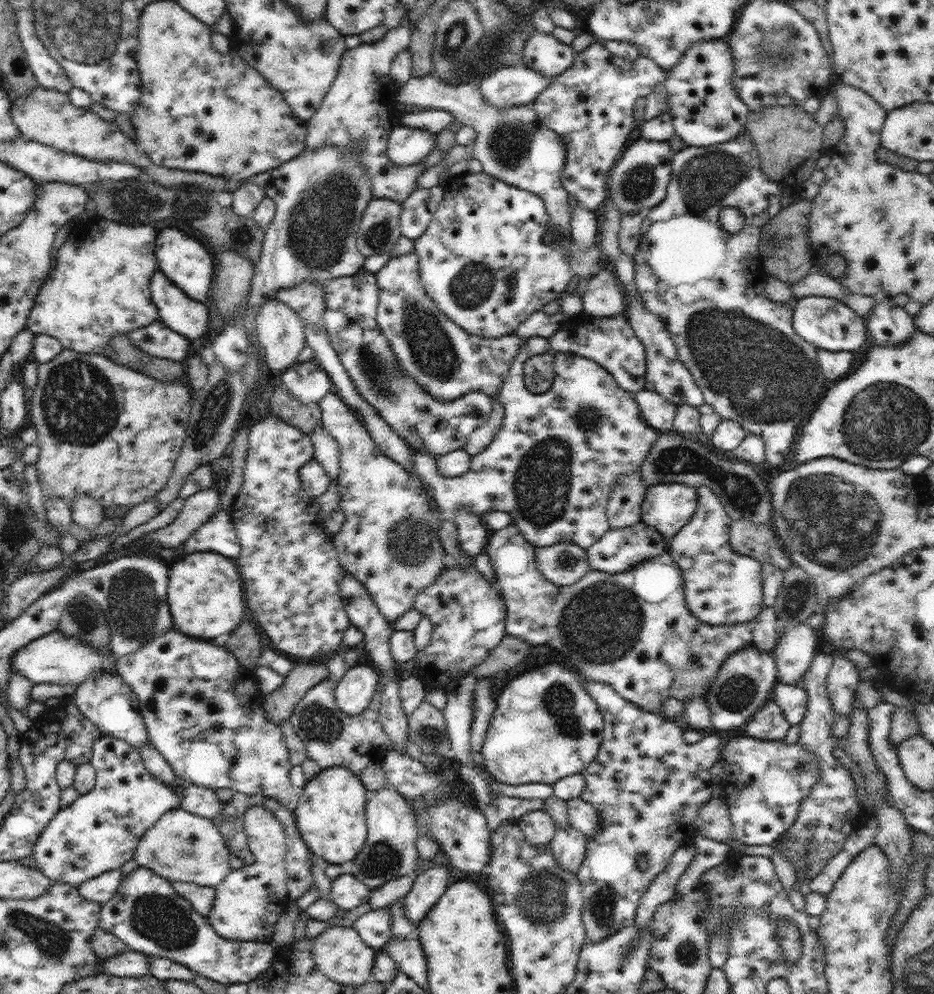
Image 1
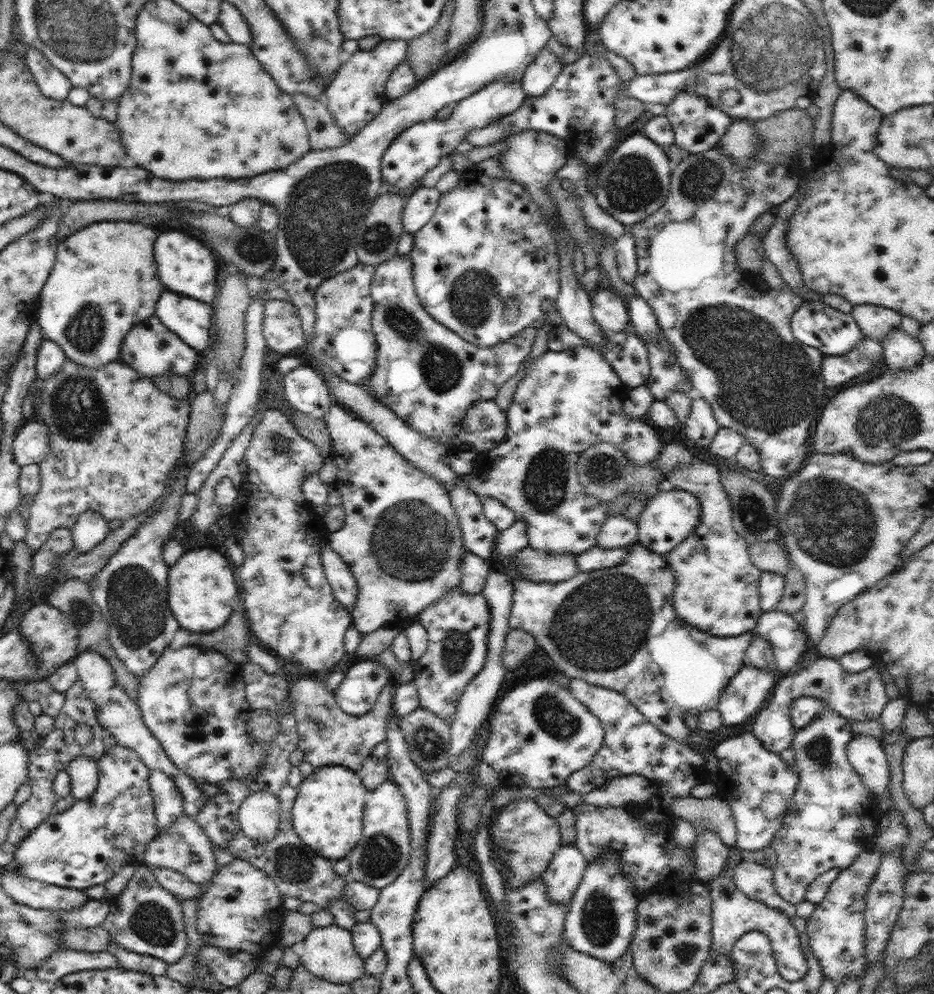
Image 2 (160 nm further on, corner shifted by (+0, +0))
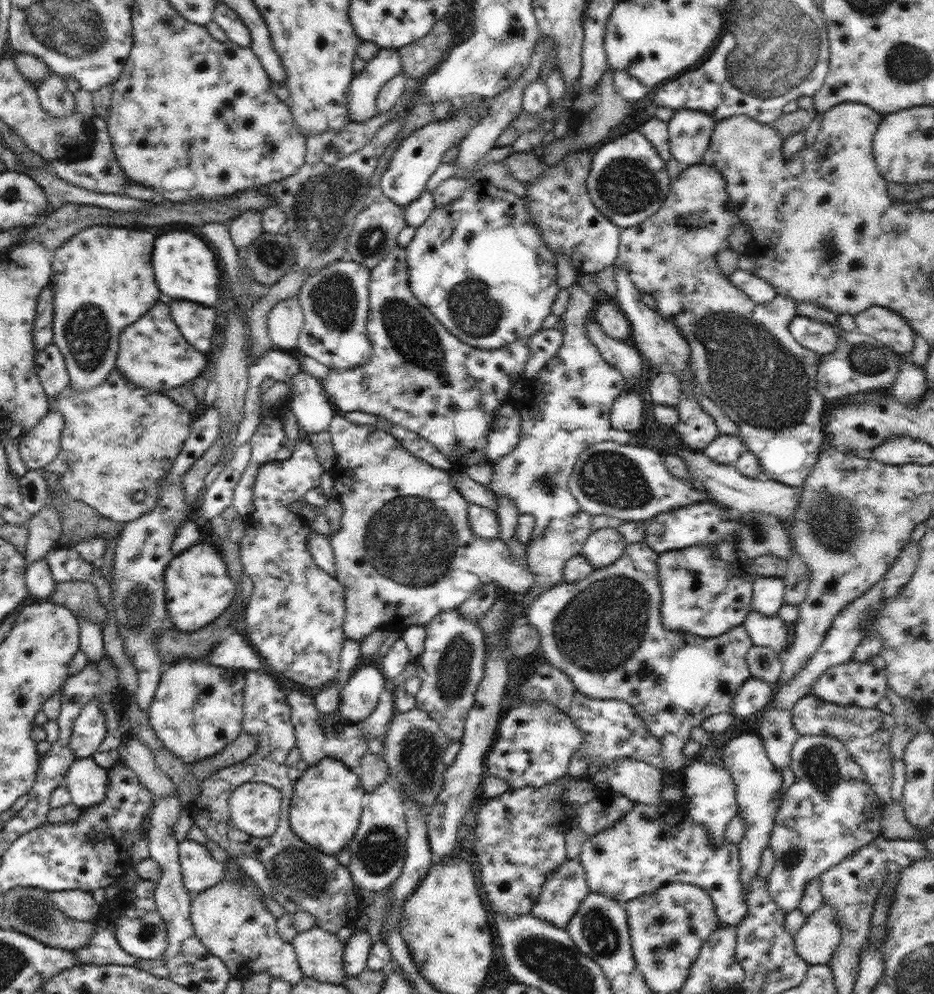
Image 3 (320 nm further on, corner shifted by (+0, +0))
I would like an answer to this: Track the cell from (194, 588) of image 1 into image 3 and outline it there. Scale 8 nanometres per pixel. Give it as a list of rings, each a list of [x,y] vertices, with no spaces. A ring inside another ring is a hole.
[[[200,543],[190,546],[180,556],[170,558],[164,574],[166,580],[165,601],[167,604],[167,613],[170,616],[169,622],[181,631],[194,632],[214,622],[230,606],[230,602],[234,598],[234,590],[236,590],[234,580],[228,576],[228,570],[226,570],[226,564],[222,560],[220,549],[214,548],[214,546]]]

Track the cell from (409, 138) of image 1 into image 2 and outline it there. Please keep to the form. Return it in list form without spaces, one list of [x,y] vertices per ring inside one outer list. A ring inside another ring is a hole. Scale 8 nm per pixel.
[[[513,78],[494,80],[492,84],[487,84],[482,90],[453,105],[455,110],[448,119],[439,121],[434,118],[409,126],[392,141],[383,154],[381,160],[383,180],[403,190],[417,186],[432,169],[440,164],[442,158],[456,151],[461,142],[467,138],[469,130],[484,128],[507,114],[512,114],[525,98],[521,80],[513,80]]]

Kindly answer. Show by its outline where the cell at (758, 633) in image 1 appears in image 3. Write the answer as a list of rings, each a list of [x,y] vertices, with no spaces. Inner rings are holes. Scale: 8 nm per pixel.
[[[753,644],[747,652],[745,661],[752,677],[772,684],[778,682],[782,665],[778,653],[773,648]]]

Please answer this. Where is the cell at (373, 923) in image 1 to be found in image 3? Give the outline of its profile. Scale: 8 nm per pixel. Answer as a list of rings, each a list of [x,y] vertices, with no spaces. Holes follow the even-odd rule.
[[[356,930],[345,942],[344,969],[345,976],[358,976],[367,968],[372,941],[367,930]]]

